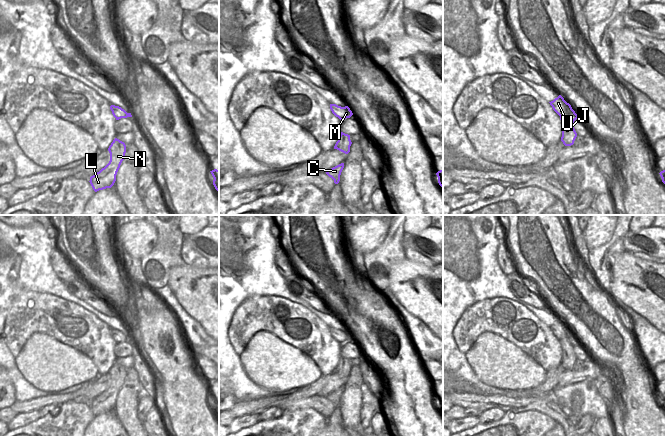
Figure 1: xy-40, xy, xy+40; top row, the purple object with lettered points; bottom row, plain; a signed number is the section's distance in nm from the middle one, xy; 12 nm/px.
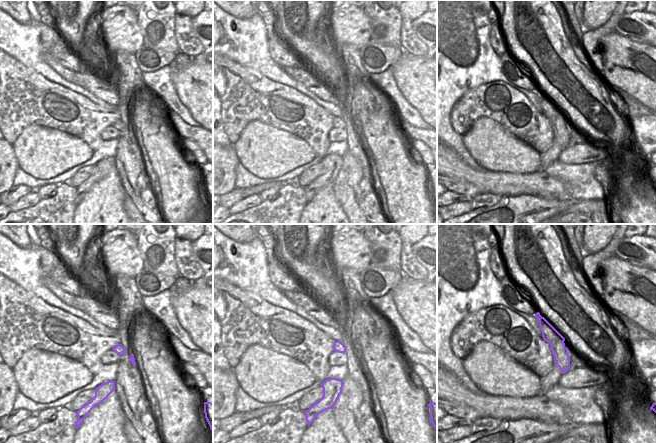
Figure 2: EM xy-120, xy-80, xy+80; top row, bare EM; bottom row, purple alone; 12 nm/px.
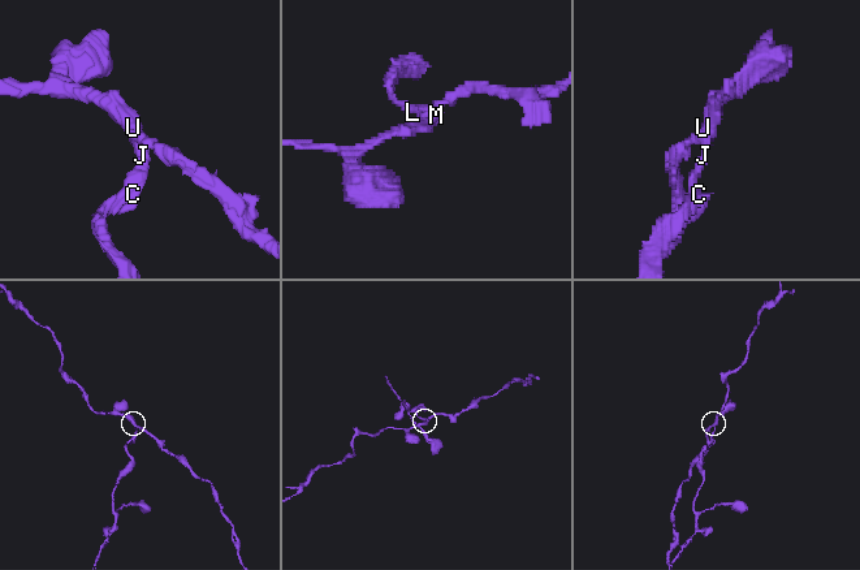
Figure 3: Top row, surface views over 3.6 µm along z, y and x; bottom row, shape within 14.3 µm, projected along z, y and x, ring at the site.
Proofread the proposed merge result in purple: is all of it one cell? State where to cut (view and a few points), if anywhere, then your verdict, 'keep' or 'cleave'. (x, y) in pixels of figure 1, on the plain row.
cut in xy along (338, 364), (349, 371); cleave

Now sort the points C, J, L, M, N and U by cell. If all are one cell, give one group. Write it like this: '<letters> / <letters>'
C L N / J M U

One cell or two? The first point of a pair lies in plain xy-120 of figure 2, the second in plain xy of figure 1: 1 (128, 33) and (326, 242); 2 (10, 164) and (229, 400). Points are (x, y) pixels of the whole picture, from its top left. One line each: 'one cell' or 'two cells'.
1: two cells
2: one cell

